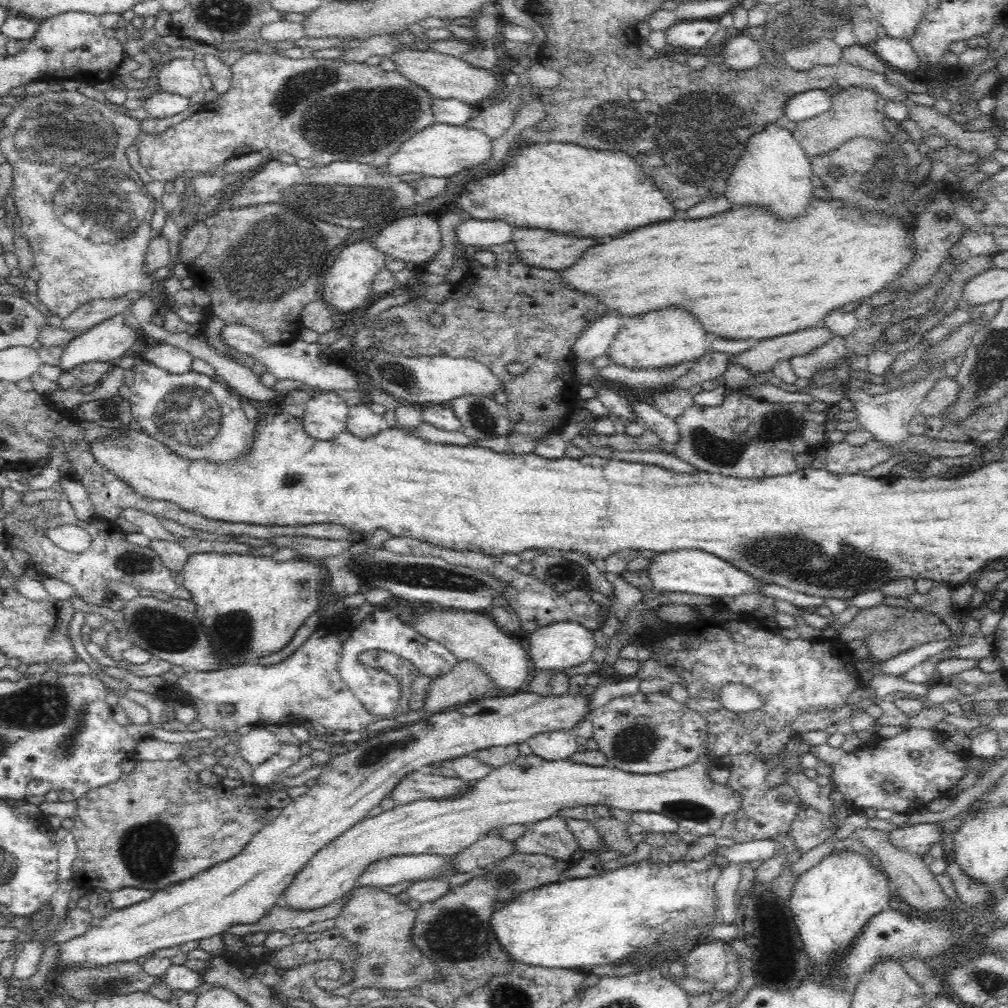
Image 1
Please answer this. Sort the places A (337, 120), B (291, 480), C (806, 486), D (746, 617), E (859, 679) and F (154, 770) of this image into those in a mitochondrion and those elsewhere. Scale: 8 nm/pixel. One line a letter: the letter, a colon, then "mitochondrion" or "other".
A: mitochondrion
B: mitochondrion
C: other
D: other
E: other
F: other

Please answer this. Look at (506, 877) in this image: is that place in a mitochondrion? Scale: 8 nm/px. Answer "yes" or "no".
yes

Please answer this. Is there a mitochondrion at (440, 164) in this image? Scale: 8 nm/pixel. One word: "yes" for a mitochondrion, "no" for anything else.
no

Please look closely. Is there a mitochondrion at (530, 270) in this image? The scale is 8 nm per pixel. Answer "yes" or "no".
no

